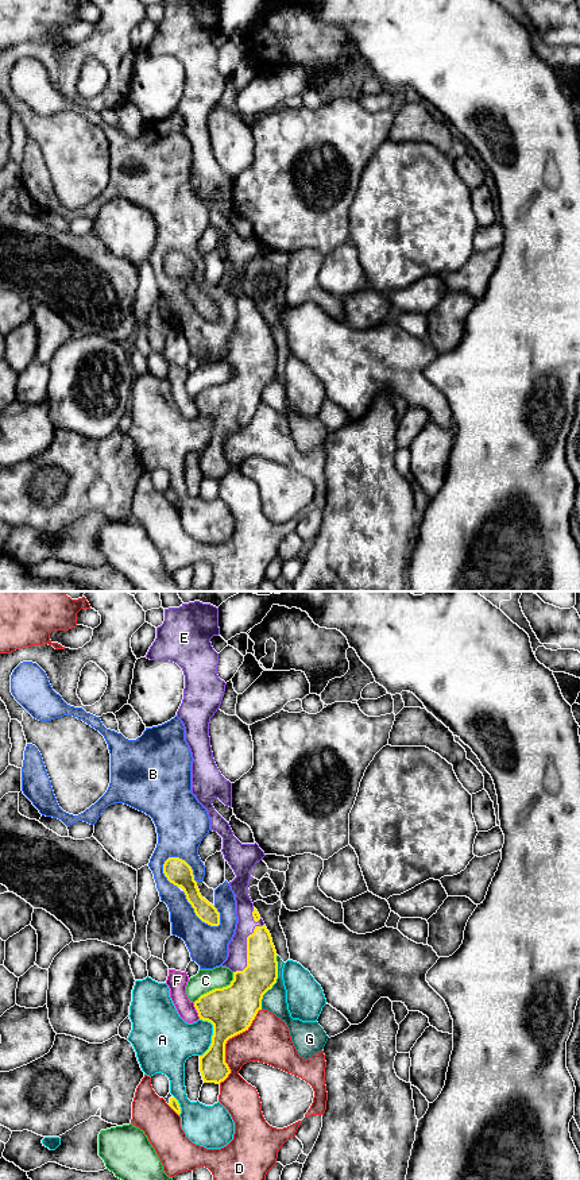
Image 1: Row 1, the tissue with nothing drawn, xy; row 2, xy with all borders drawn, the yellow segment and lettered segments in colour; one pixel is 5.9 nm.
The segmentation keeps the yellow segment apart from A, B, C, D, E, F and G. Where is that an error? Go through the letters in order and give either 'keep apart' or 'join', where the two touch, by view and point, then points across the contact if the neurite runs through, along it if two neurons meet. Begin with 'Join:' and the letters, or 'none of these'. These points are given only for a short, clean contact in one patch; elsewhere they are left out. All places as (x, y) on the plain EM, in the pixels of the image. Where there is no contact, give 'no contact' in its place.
Join: E
A: keep apart | xy (212, 431)
B: keep apart | xy (185, 257)
C: keep apart | xy (216, 384)
D: keep apart | xy (225, 438)
E: join | xy (247, 344)
F: keep apart | xy (197, 407)
G: keep apart | xy (275, 377)

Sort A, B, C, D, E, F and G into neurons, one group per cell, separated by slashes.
A / B / C / D / E / F / G

